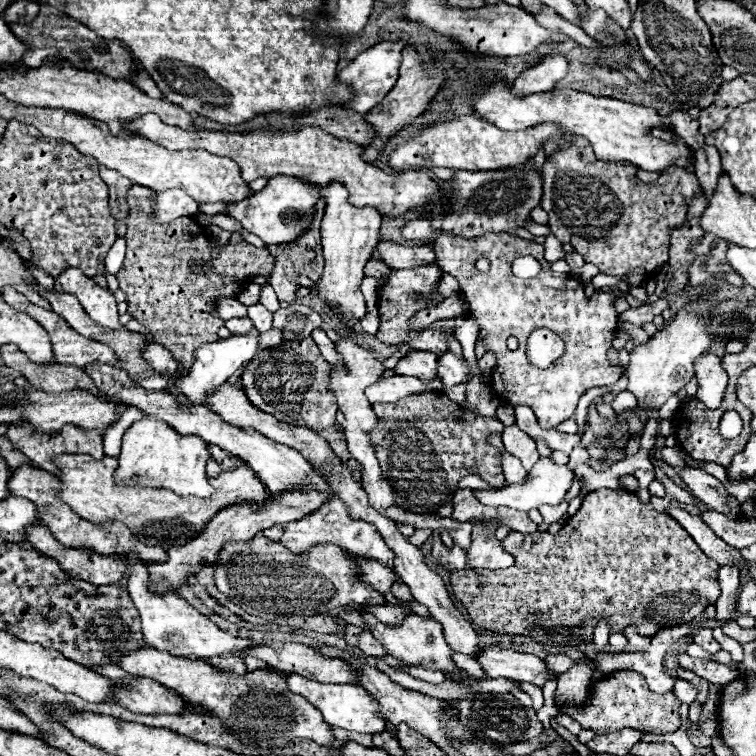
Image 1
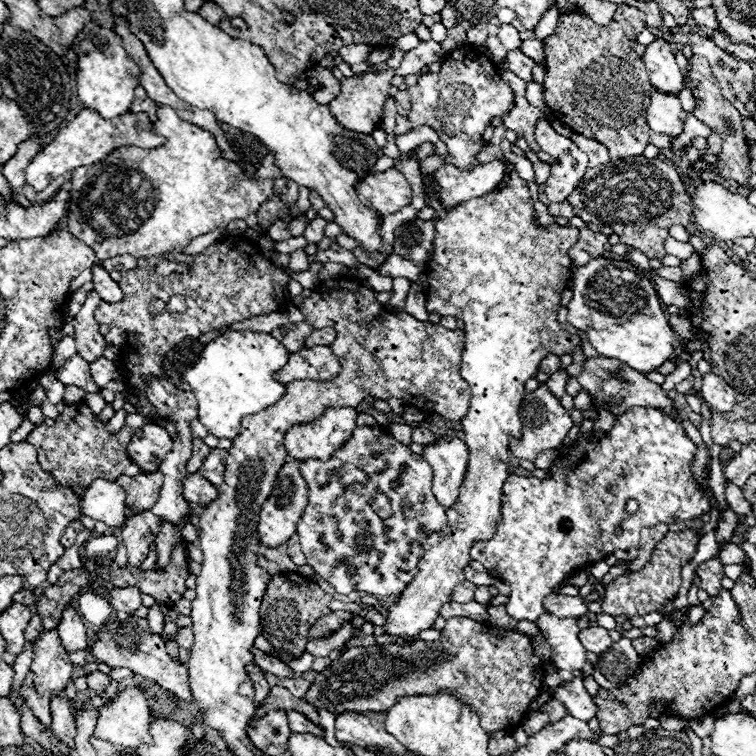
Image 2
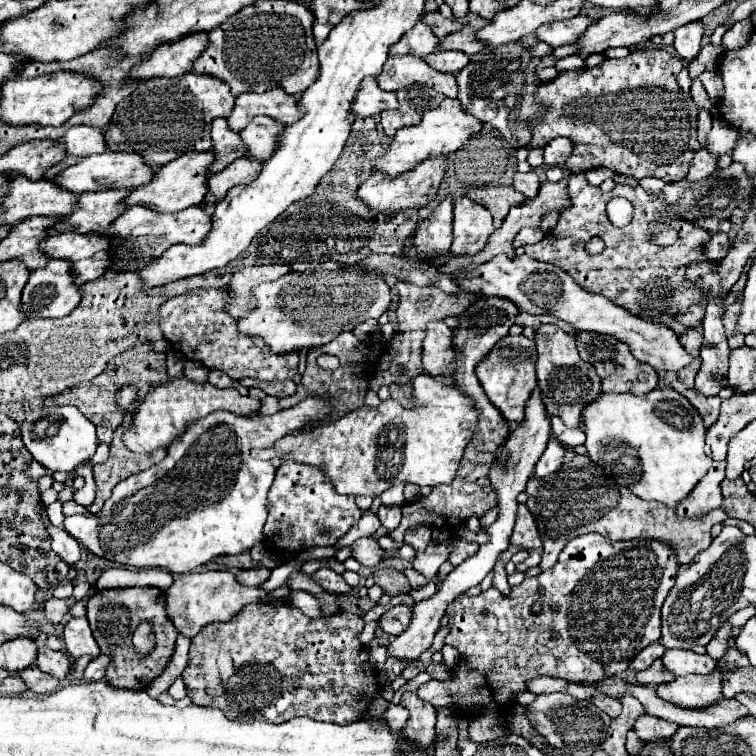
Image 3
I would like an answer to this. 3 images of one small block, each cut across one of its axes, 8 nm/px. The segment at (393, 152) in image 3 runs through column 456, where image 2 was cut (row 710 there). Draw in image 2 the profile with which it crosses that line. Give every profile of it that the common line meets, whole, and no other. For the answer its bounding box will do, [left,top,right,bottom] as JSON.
[94,686,152,748]

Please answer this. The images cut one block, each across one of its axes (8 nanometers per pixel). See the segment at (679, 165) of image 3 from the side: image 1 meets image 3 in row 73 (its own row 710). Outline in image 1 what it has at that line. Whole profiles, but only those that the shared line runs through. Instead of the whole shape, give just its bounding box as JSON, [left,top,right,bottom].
[560,670,682,734]

